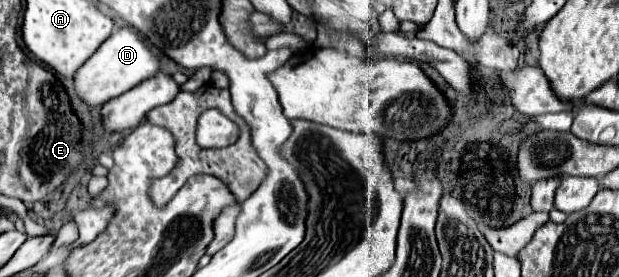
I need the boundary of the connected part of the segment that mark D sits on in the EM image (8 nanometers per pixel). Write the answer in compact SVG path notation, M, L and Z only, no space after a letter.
M122 26L112 36L96 50L94 56L84 62L76 76L76 92L86 100L90 106L100 106L108 102L110 98L116 98L130 90L132 86L140 84L146 78L152 78L160 68L160 58L150 50L150 46L144 42L144 38L132 28L132 26Z

